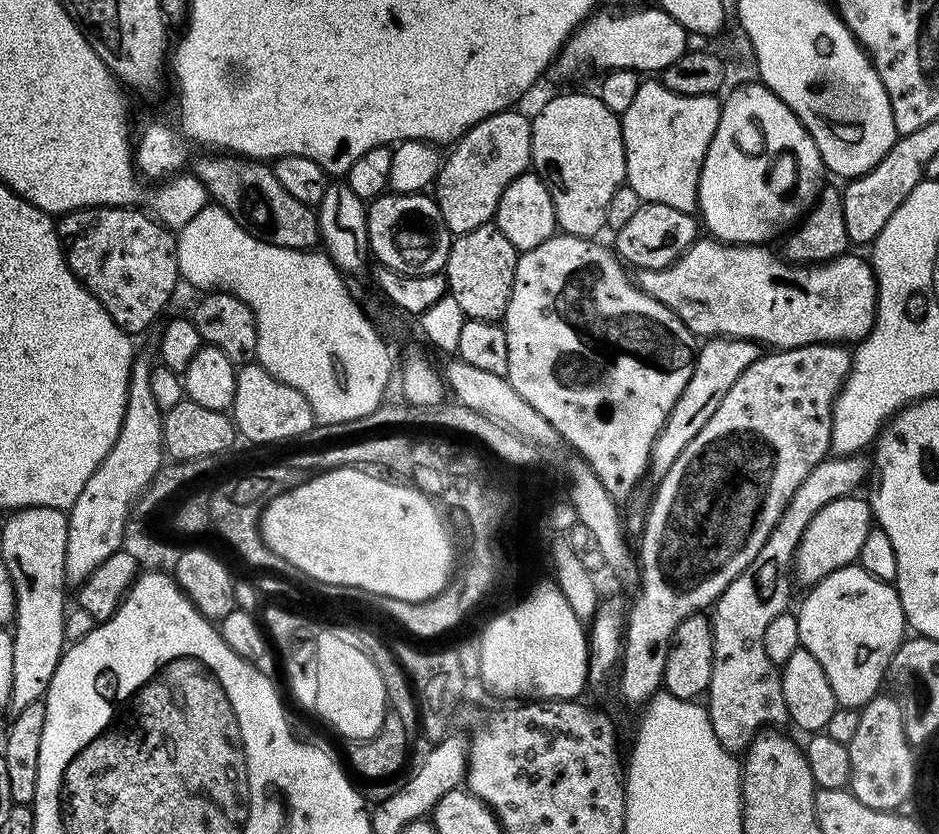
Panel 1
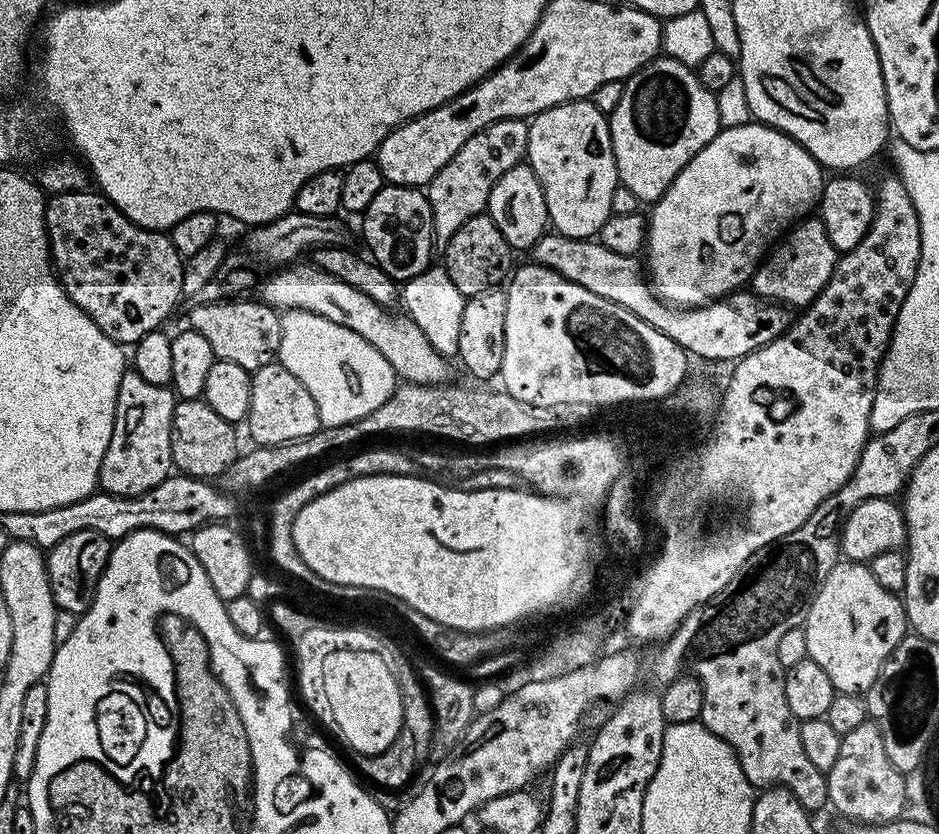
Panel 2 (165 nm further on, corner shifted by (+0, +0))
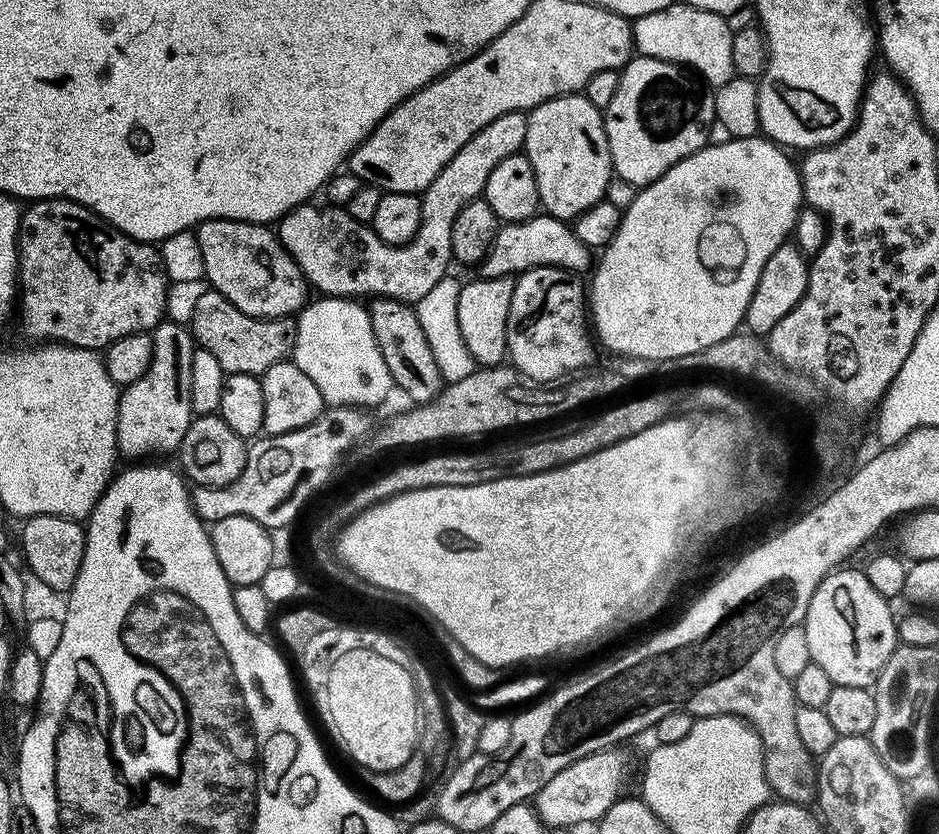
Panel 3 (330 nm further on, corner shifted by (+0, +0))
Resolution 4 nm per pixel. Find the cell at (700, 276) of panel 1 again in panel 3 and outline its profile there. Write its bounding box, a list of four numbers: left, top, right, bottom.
[478,214,593,280]

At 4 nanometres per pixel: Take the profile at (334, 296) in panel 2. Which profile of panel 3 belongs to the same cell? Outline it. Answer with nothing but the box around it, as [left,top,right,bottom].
[194,220,309,320]

